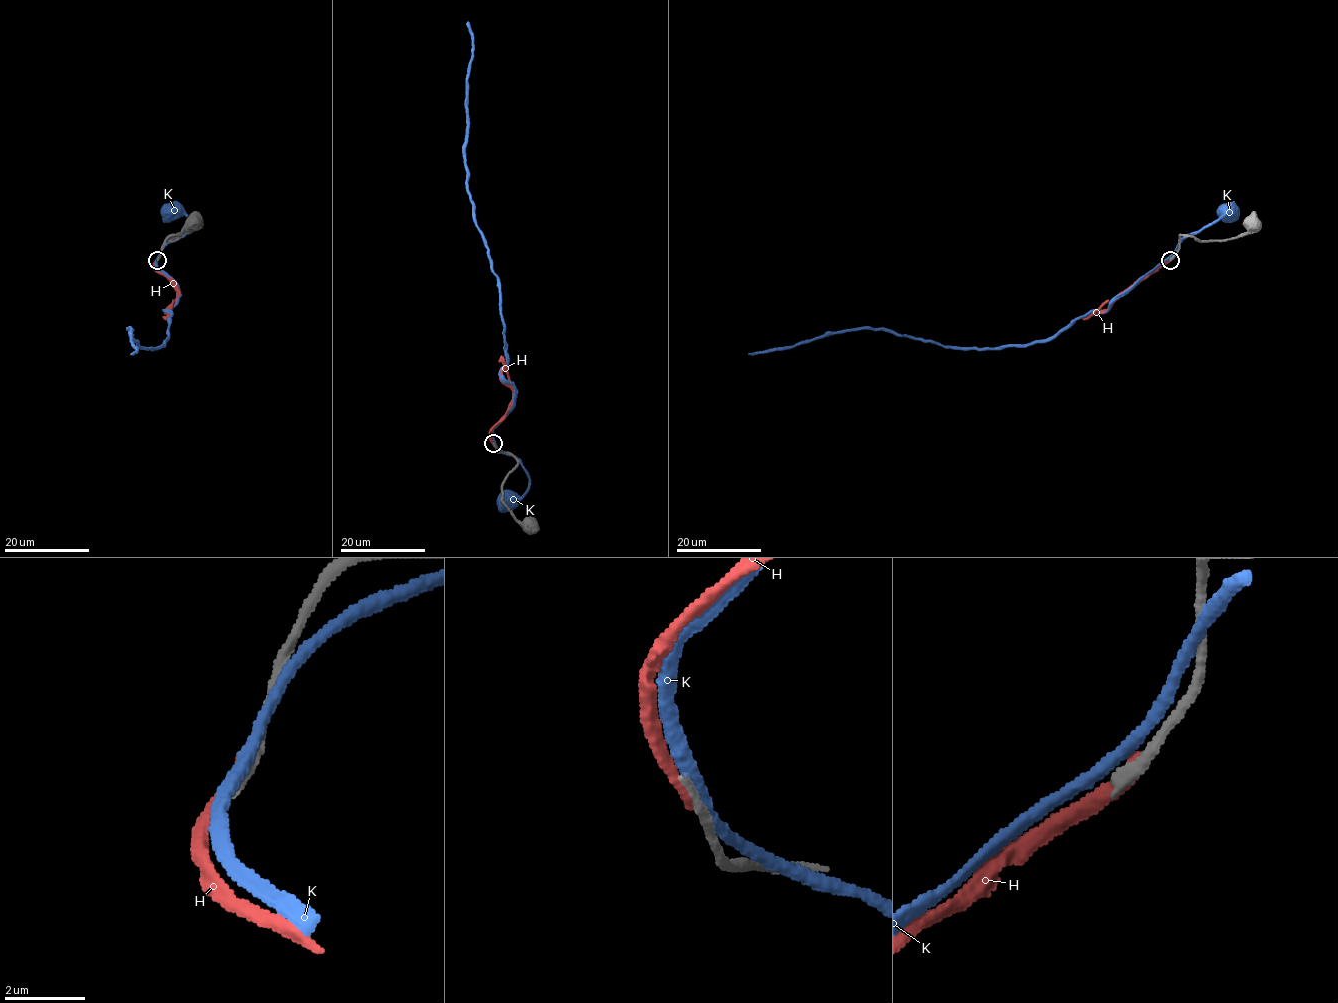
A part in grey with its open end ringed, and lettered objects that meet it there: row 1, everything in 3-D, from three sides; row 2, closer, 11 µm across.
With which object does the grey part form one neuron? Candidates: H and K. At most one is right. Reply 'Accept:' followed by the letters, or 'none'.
Accept: none

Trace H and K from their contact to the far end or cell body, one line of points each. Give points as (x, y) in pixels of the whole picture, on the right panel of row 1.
H: (1172, 258), (1126, 290), (1107, 309), (1096, 312), (1108, 299)
K: (1173, 255), (1184, 238), (1228, 213)

